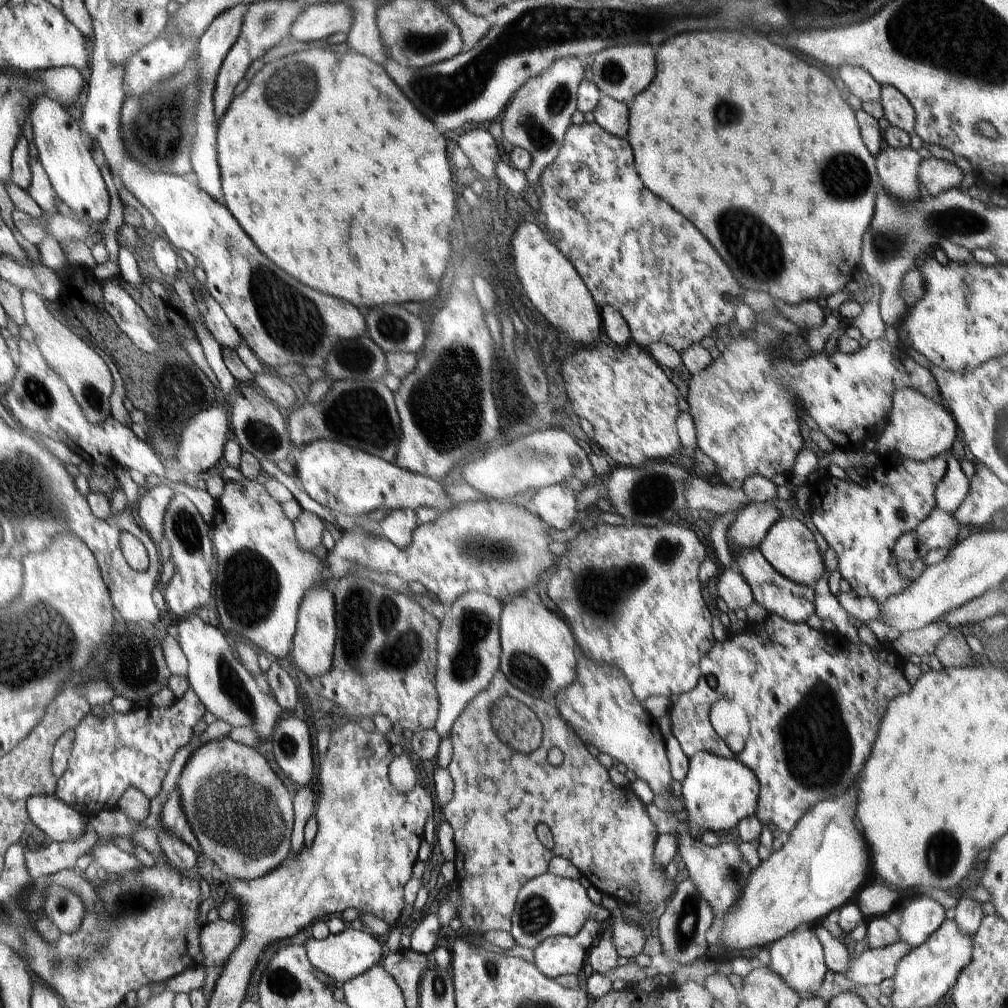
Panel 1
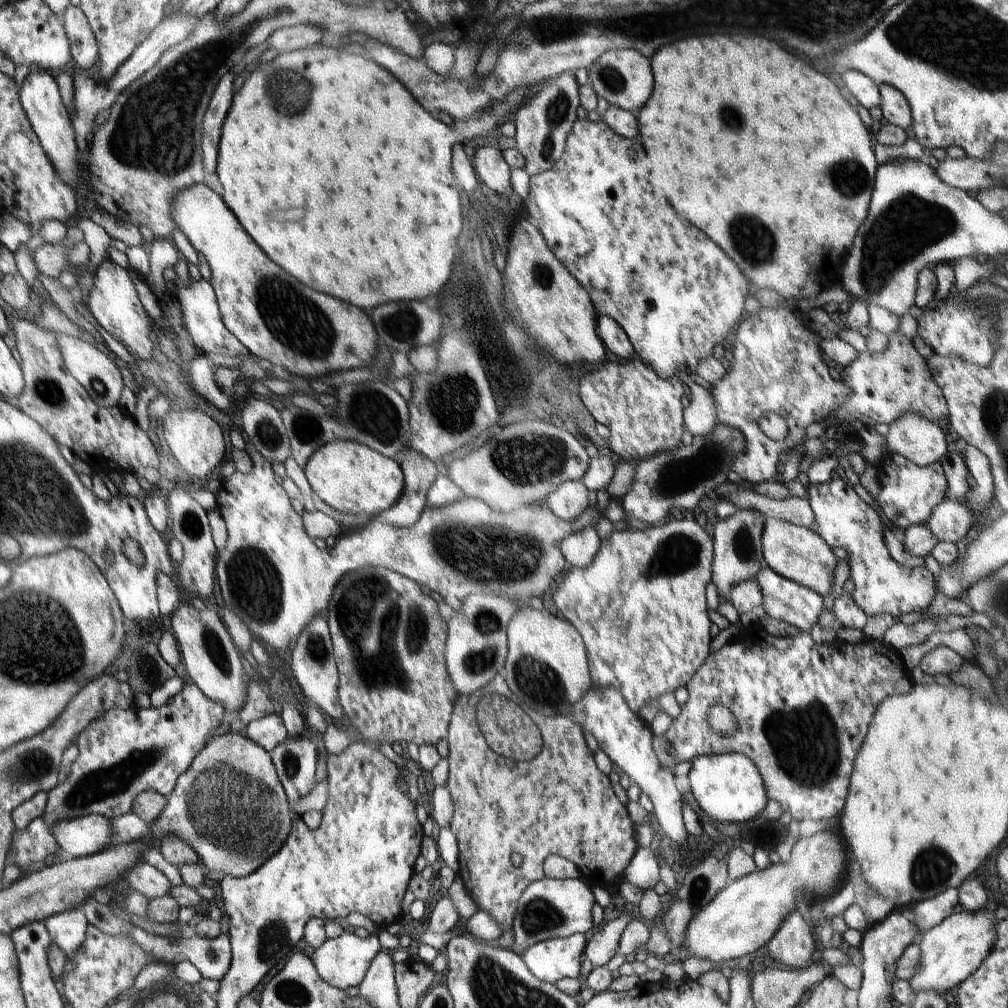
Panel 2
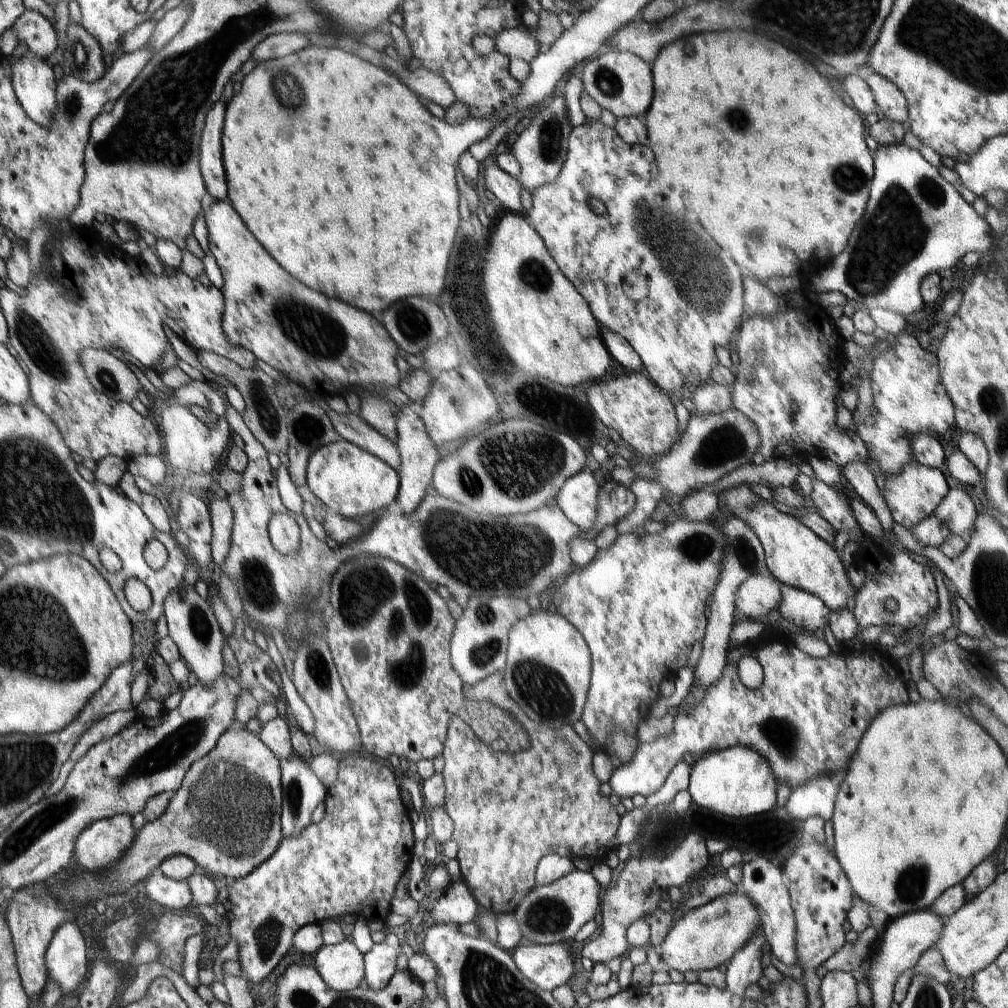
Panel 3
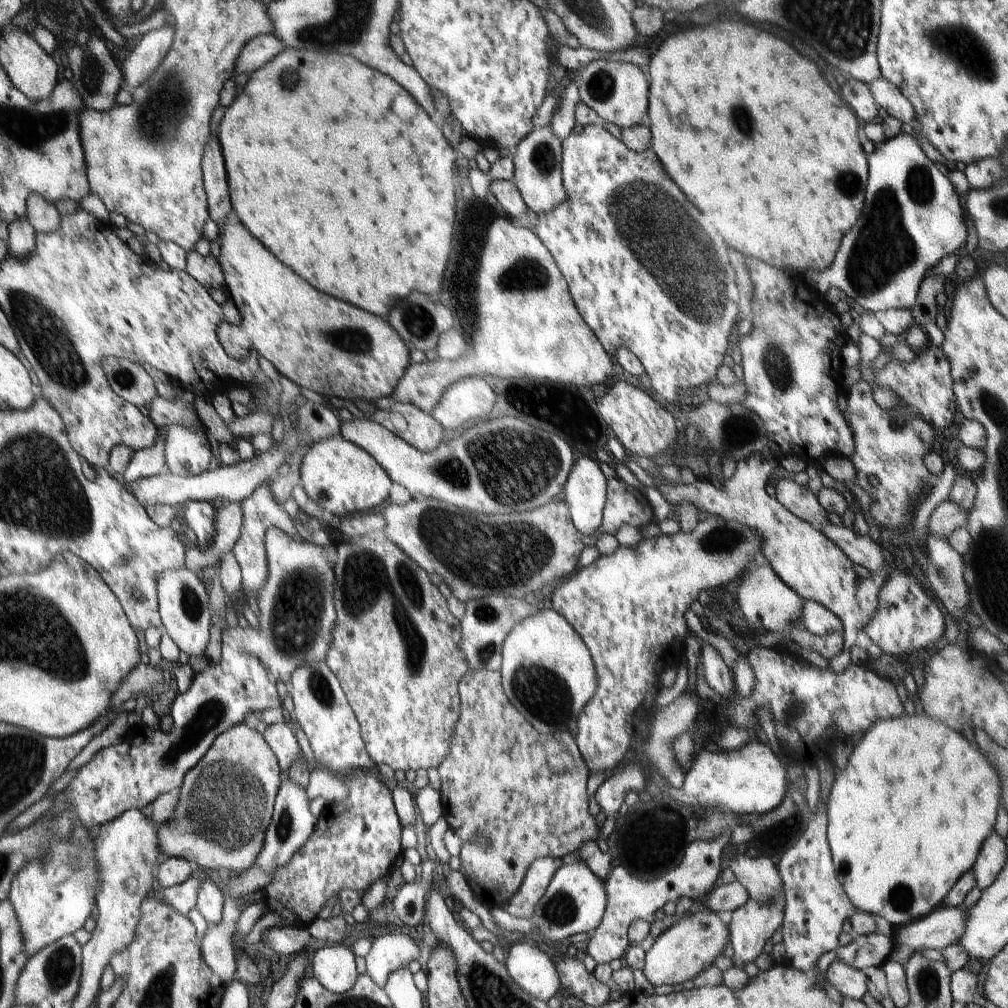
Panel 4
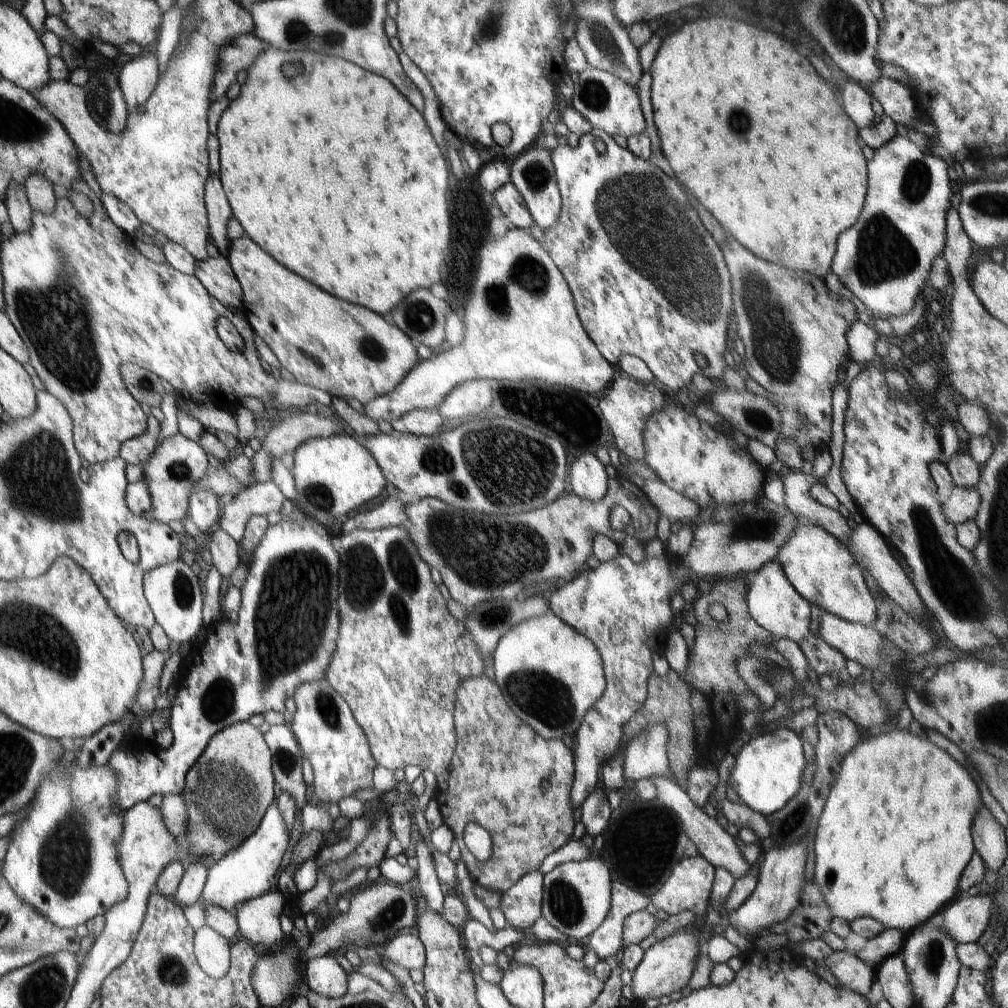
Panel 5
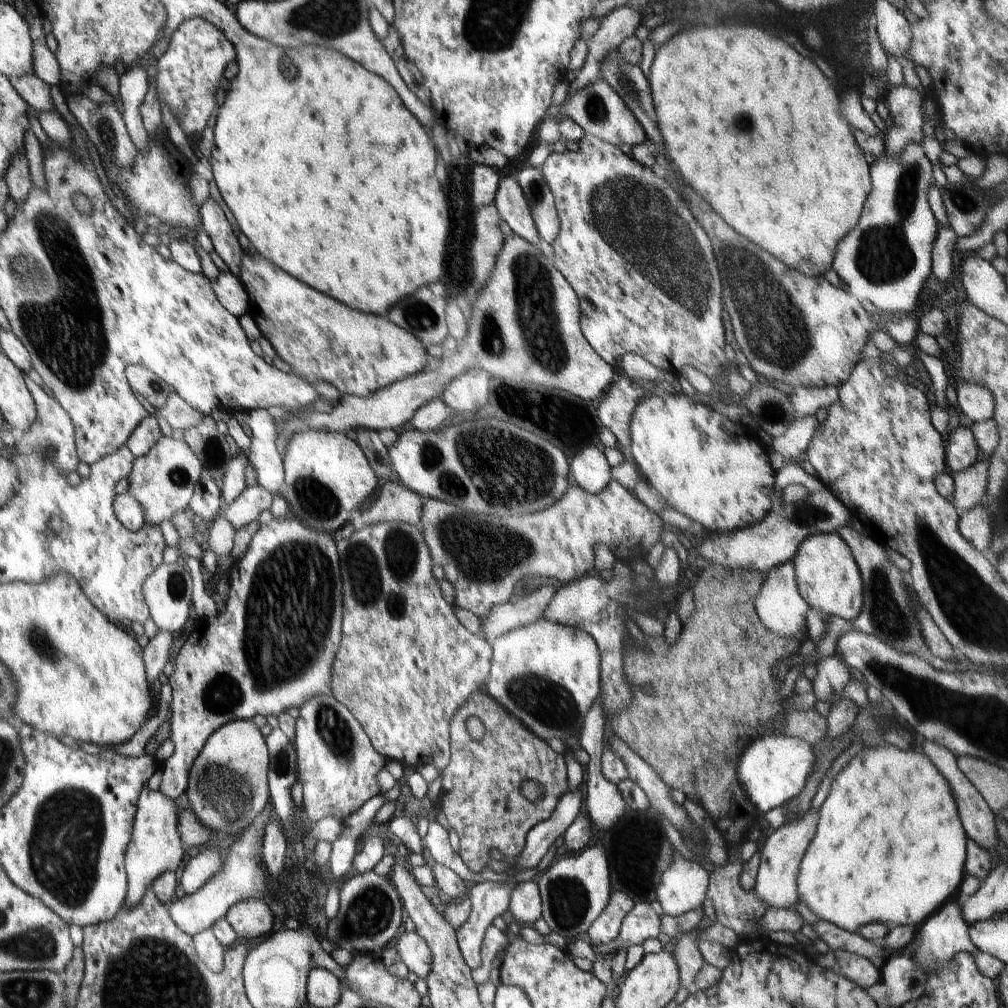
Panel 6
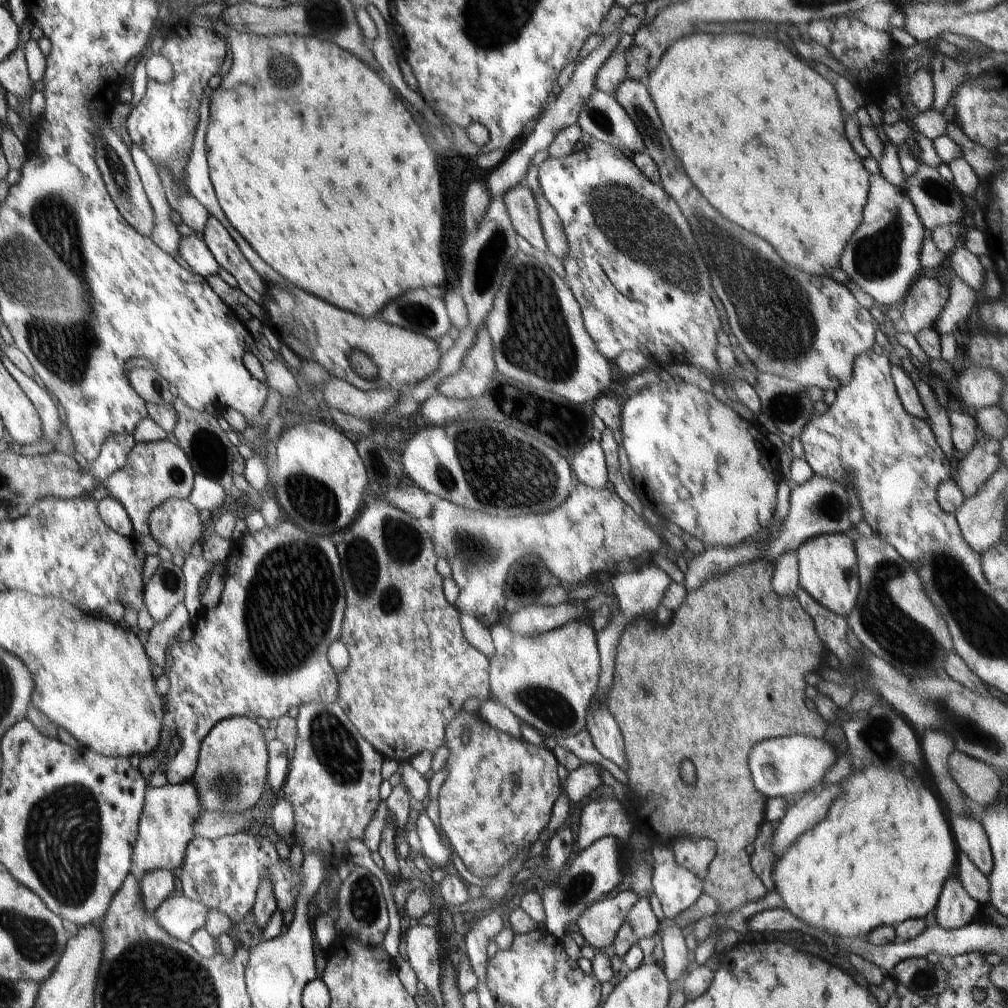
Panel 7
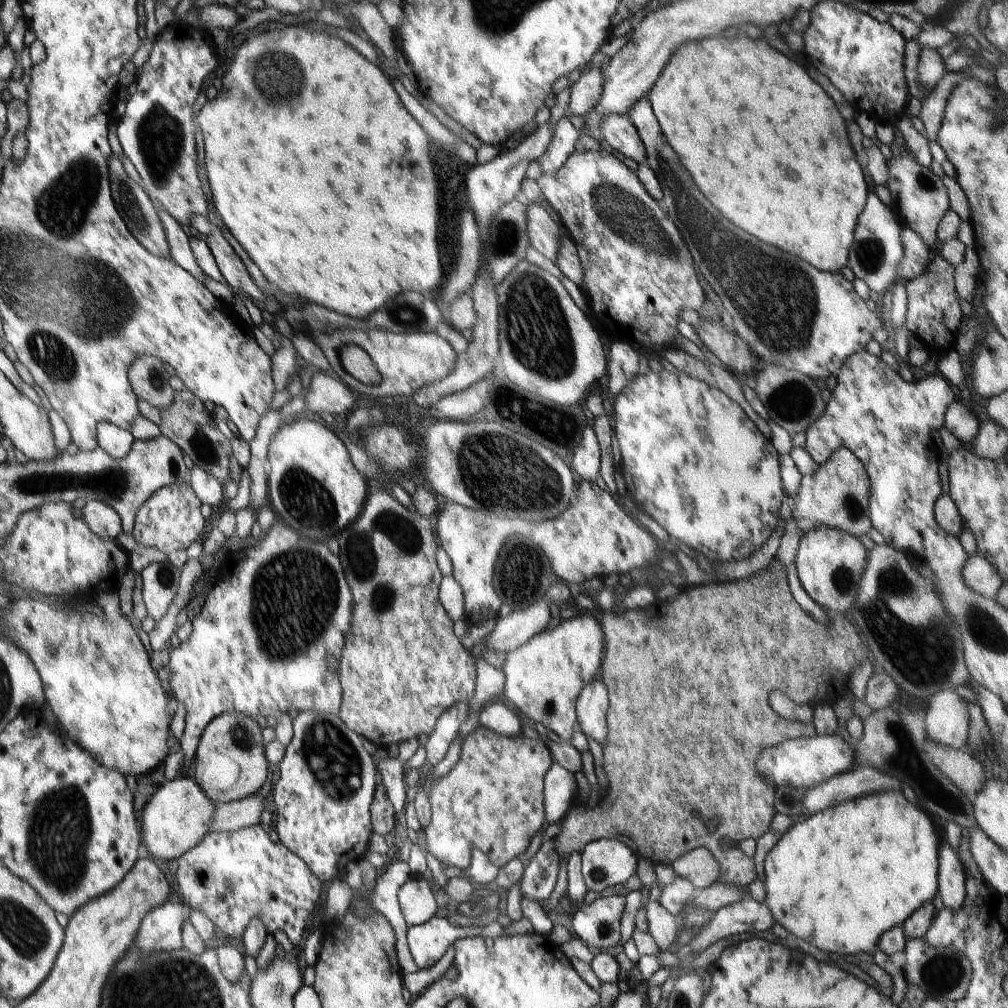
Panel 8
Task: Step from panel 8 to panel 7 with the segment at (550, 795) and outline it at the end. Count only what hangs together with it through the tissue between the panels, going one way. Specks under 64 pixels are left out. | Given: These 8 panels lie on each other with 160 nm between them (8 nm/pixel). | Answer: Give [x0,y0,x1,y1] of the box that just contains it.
[561,763,603,804]

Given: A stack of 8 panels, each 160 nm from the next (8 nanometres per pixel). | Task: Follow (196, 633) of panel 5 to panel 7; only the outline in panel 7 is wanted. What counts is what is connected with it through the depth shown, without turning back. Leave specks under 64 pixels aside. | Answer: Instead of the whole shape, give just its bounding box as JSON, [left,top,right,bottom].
[143,561,185,623]

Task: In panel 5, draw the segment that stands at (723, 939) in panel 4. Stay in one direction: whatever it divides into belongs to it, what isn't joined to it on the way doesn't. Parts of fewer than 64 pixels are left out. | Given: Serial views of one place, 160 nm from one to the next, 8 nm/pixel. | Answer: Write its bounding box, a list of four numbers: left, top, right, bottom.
[631,929,698,1005]

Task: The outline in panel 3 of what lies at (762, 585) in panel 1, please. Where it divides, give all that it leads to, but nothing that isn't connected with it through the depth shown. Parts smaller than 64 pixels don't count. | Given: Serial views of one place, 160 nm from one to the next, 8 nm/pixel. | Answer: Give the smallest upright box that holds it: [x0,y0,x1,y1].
[768,574,831,634]

